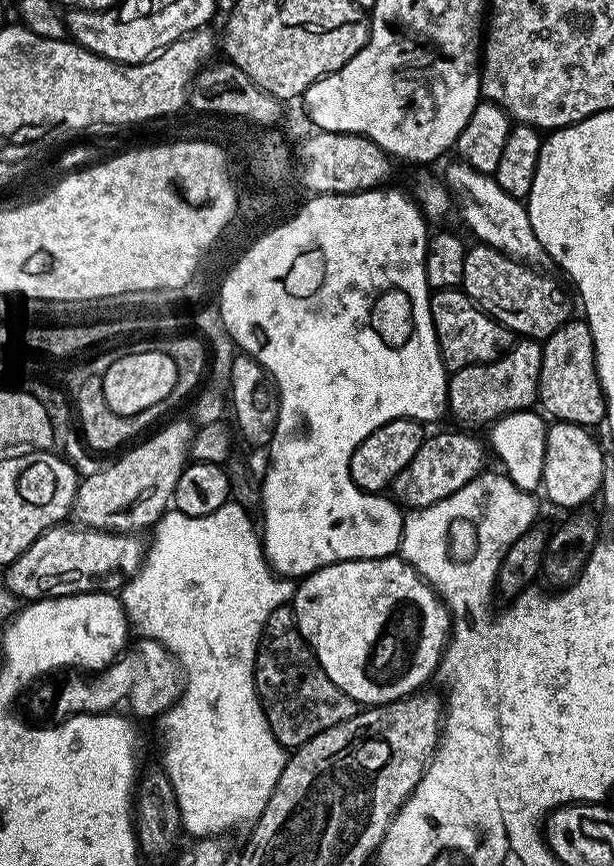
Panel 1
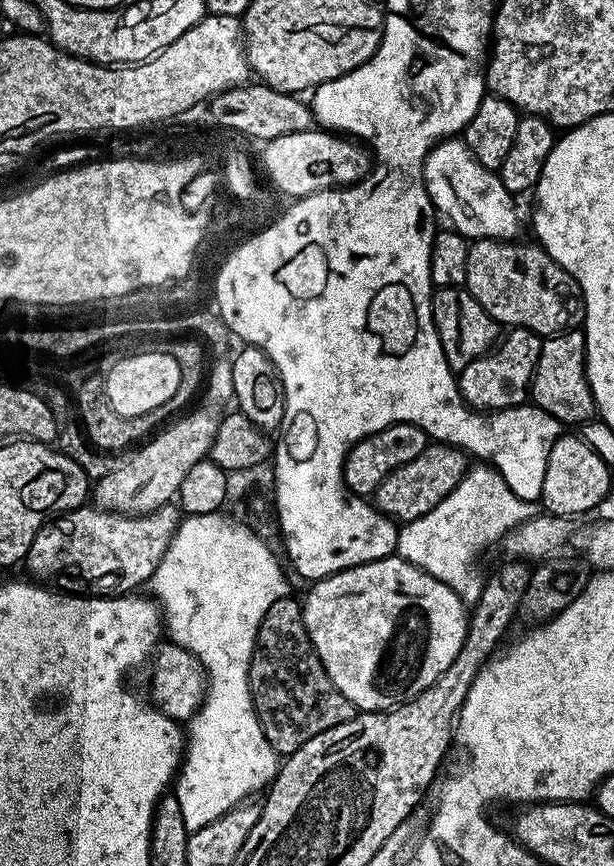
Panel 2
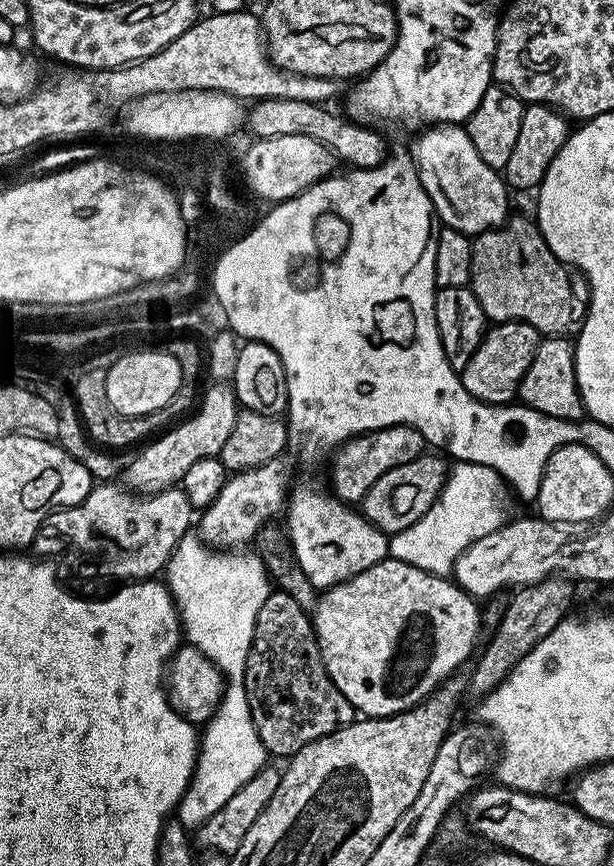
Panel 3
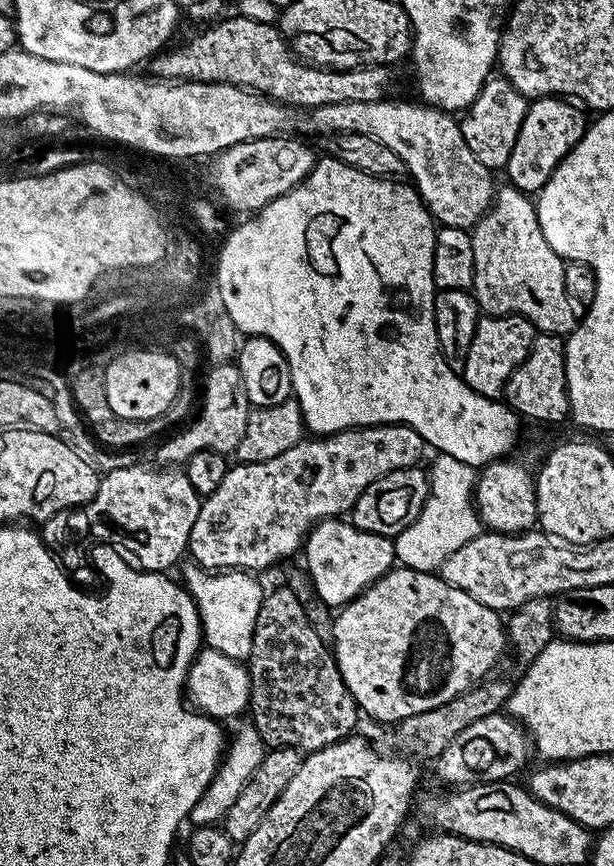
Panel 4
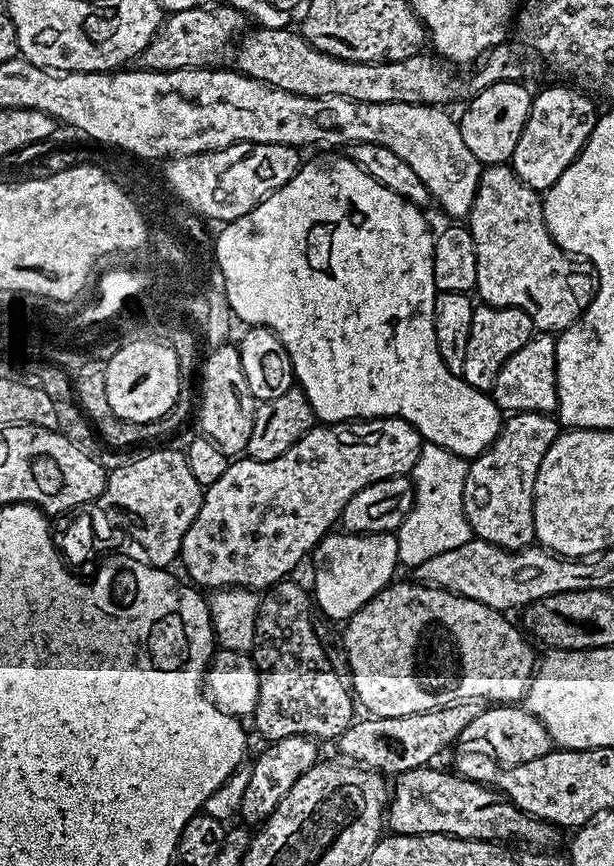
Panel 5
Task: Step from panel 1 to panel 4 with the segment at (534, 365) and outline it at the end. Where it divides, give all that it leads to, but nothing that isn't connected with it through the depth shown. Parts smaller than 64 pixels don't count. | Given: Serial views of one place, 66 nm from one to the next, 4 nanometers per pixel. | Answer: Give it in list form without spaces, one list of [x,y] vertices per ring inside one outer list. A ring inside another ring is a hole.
[[[481,315],[480,321],[476,323],[474,338],[470,342],[470,350],[462,361],[465,382],[478,394],[489,398],[499,397],[505,391],[508,379],[528,356],[537,335],[536,327],[524,316]]]

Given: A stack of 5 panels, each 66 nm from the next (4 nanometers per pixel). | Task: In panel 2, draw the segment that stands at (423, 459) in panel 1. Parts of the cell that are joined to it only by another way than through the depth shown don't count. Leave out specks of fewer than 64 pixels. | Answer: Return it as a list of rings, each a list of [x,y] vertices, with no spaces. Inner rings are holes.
[[[443,442],[429,443],[427,448],[418,454],[406,466],[395,468],[374,493],[374,503],[380,511],[391,516],[397,522],[407,522],[422,518],[438,506],[458,486],[458,482],[469,471],[470,460],[463,448]]]

